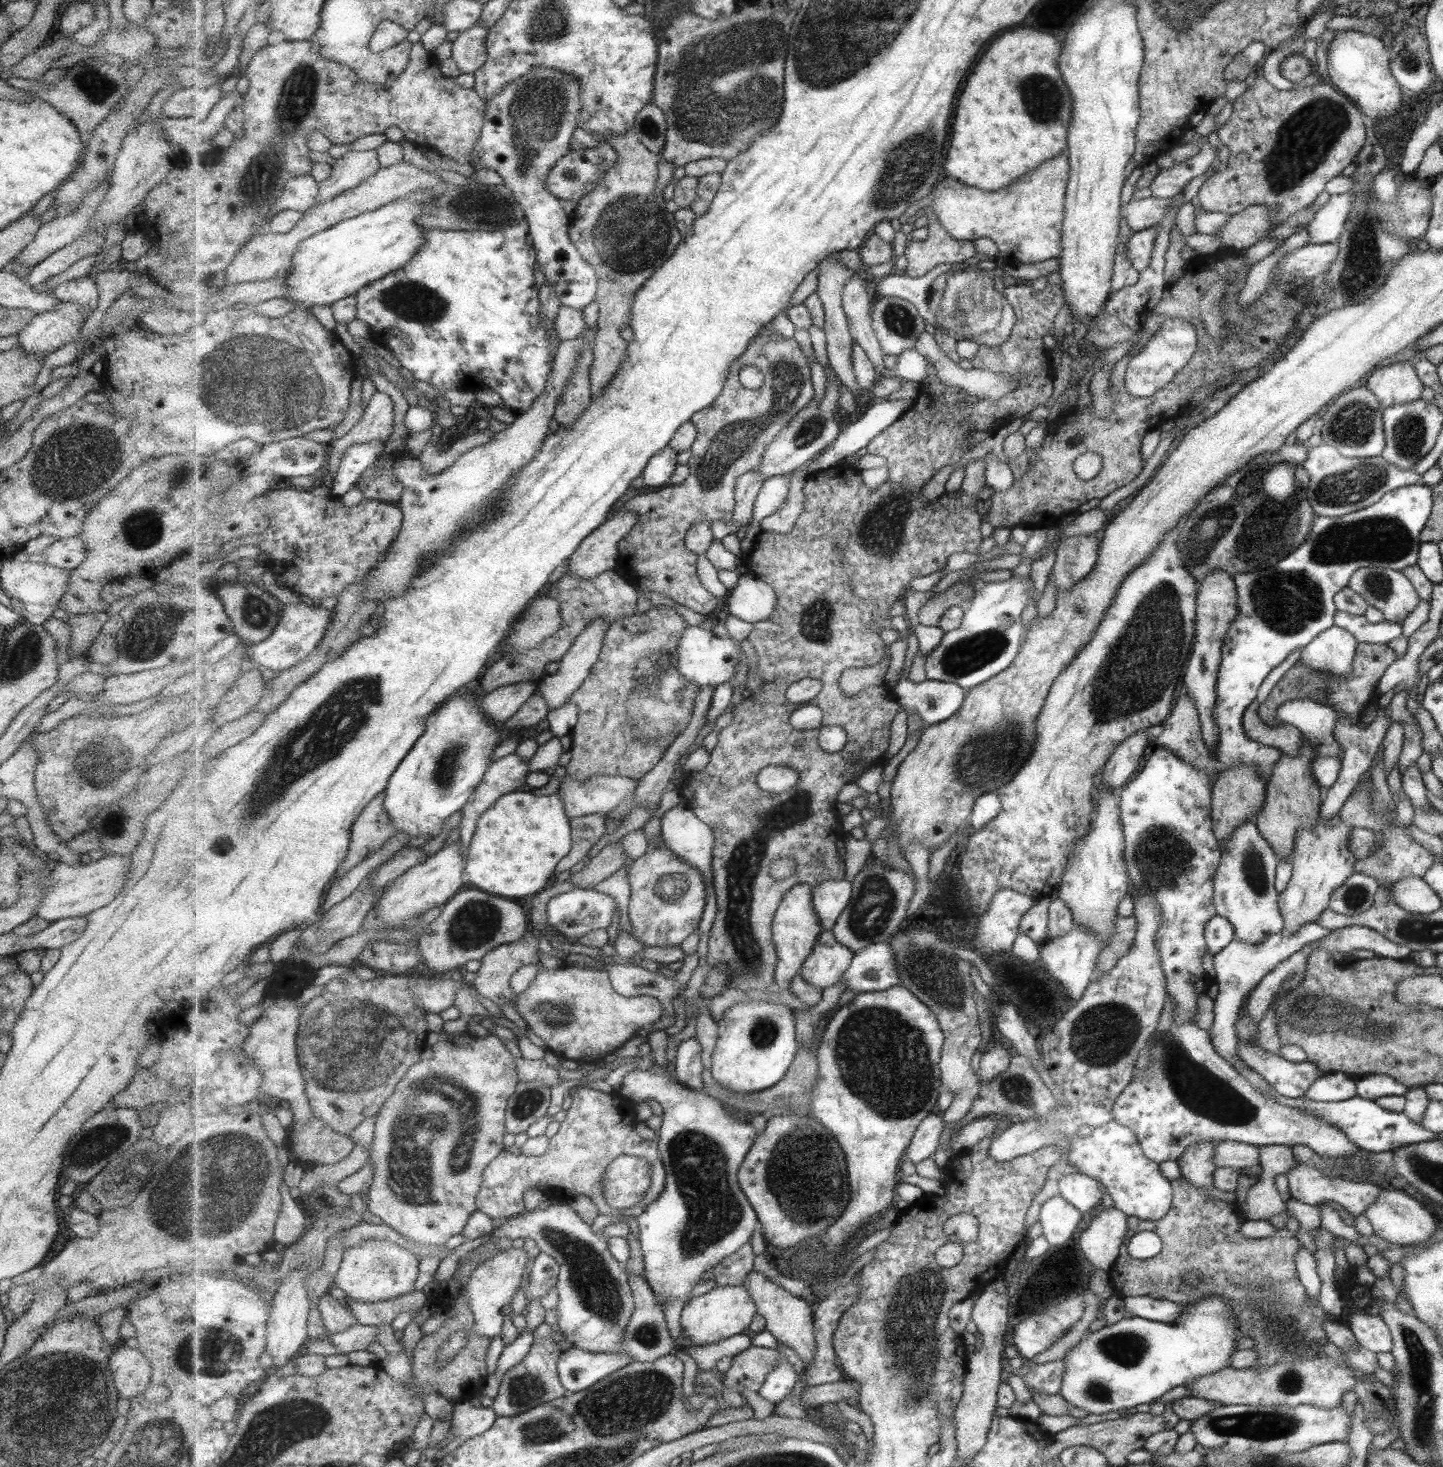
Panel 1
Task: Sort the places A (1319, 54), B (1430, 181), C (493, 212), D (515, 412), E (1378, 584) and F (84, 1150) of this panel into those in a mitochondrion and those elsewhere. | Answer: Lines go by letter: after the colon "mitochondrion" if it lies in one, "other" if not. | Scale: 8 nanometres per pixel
A: other
B: other
C: mitochondrion
D: other
E: mitochondrion
F: mitochondrion

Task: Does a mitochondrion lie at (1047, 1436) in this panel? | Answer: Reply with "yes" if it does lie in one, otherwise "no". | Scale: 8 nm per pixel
no

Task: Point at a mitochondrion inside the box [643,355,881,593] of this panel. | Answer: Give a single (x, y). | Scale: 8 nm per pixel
(809, 429)

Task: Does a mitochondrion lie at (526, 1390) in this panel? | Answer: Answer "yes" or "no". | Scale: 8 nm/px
yes

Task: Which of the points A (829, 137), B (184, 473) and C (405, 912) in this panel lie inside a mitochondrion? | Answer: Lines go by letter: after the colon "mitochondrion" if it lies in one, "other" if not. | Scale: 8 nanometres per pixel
A: other
B: mitochondrion
C: other

